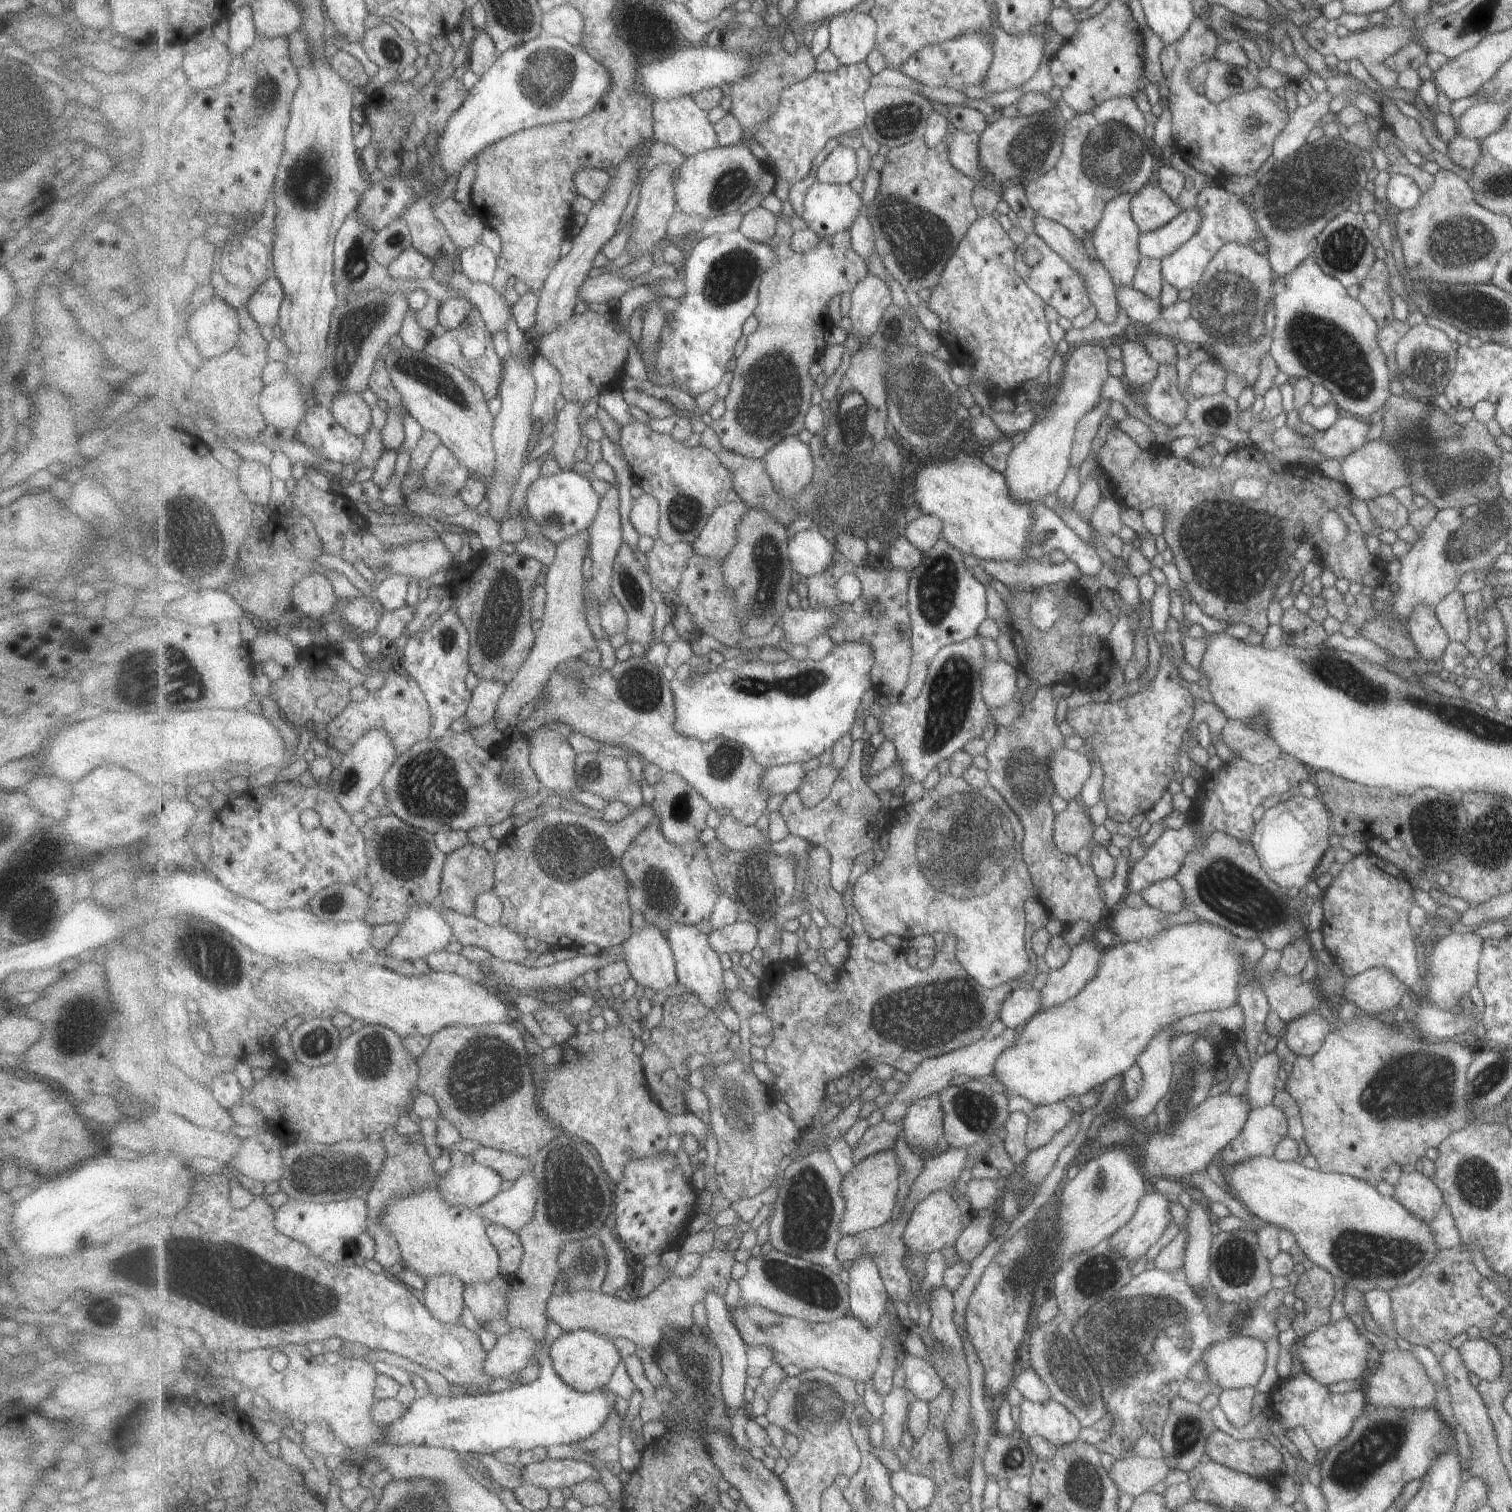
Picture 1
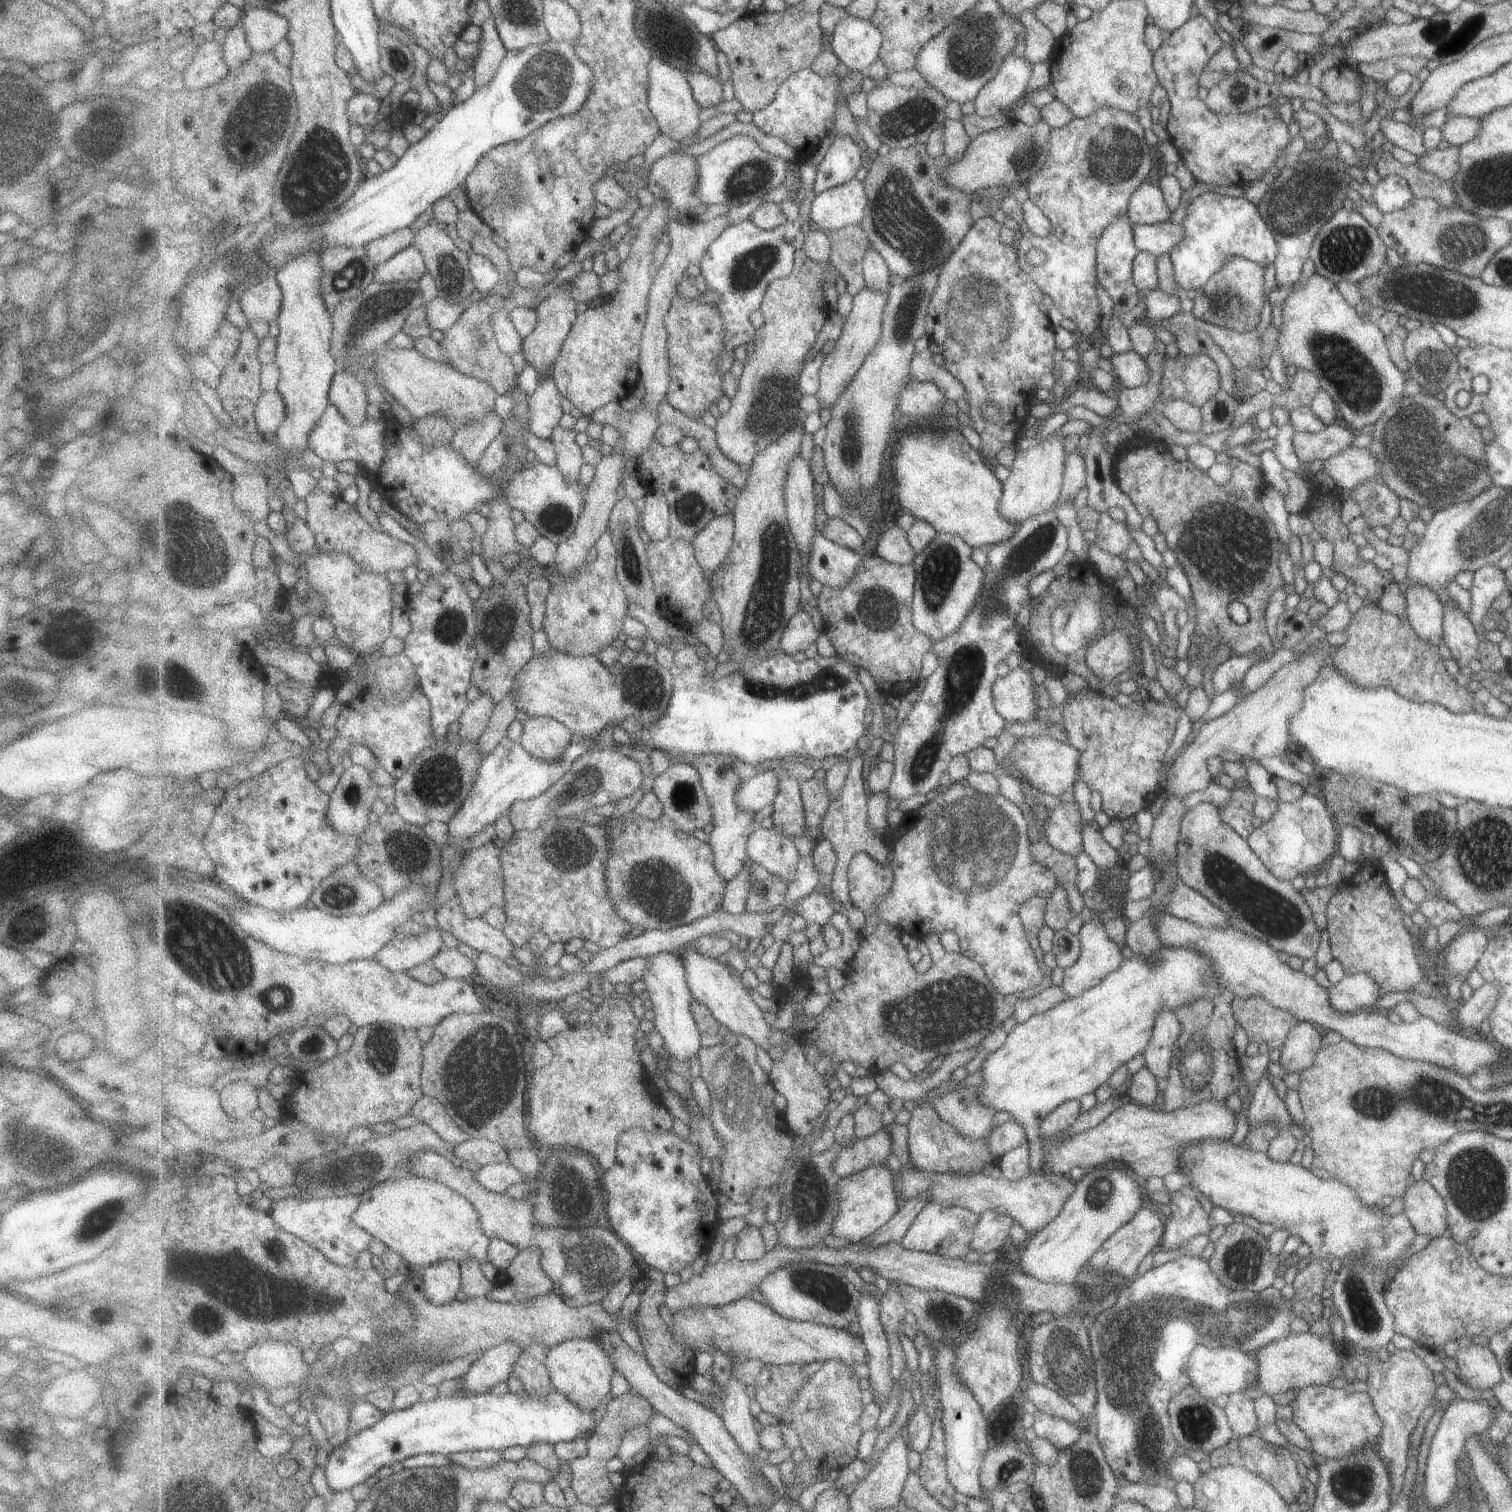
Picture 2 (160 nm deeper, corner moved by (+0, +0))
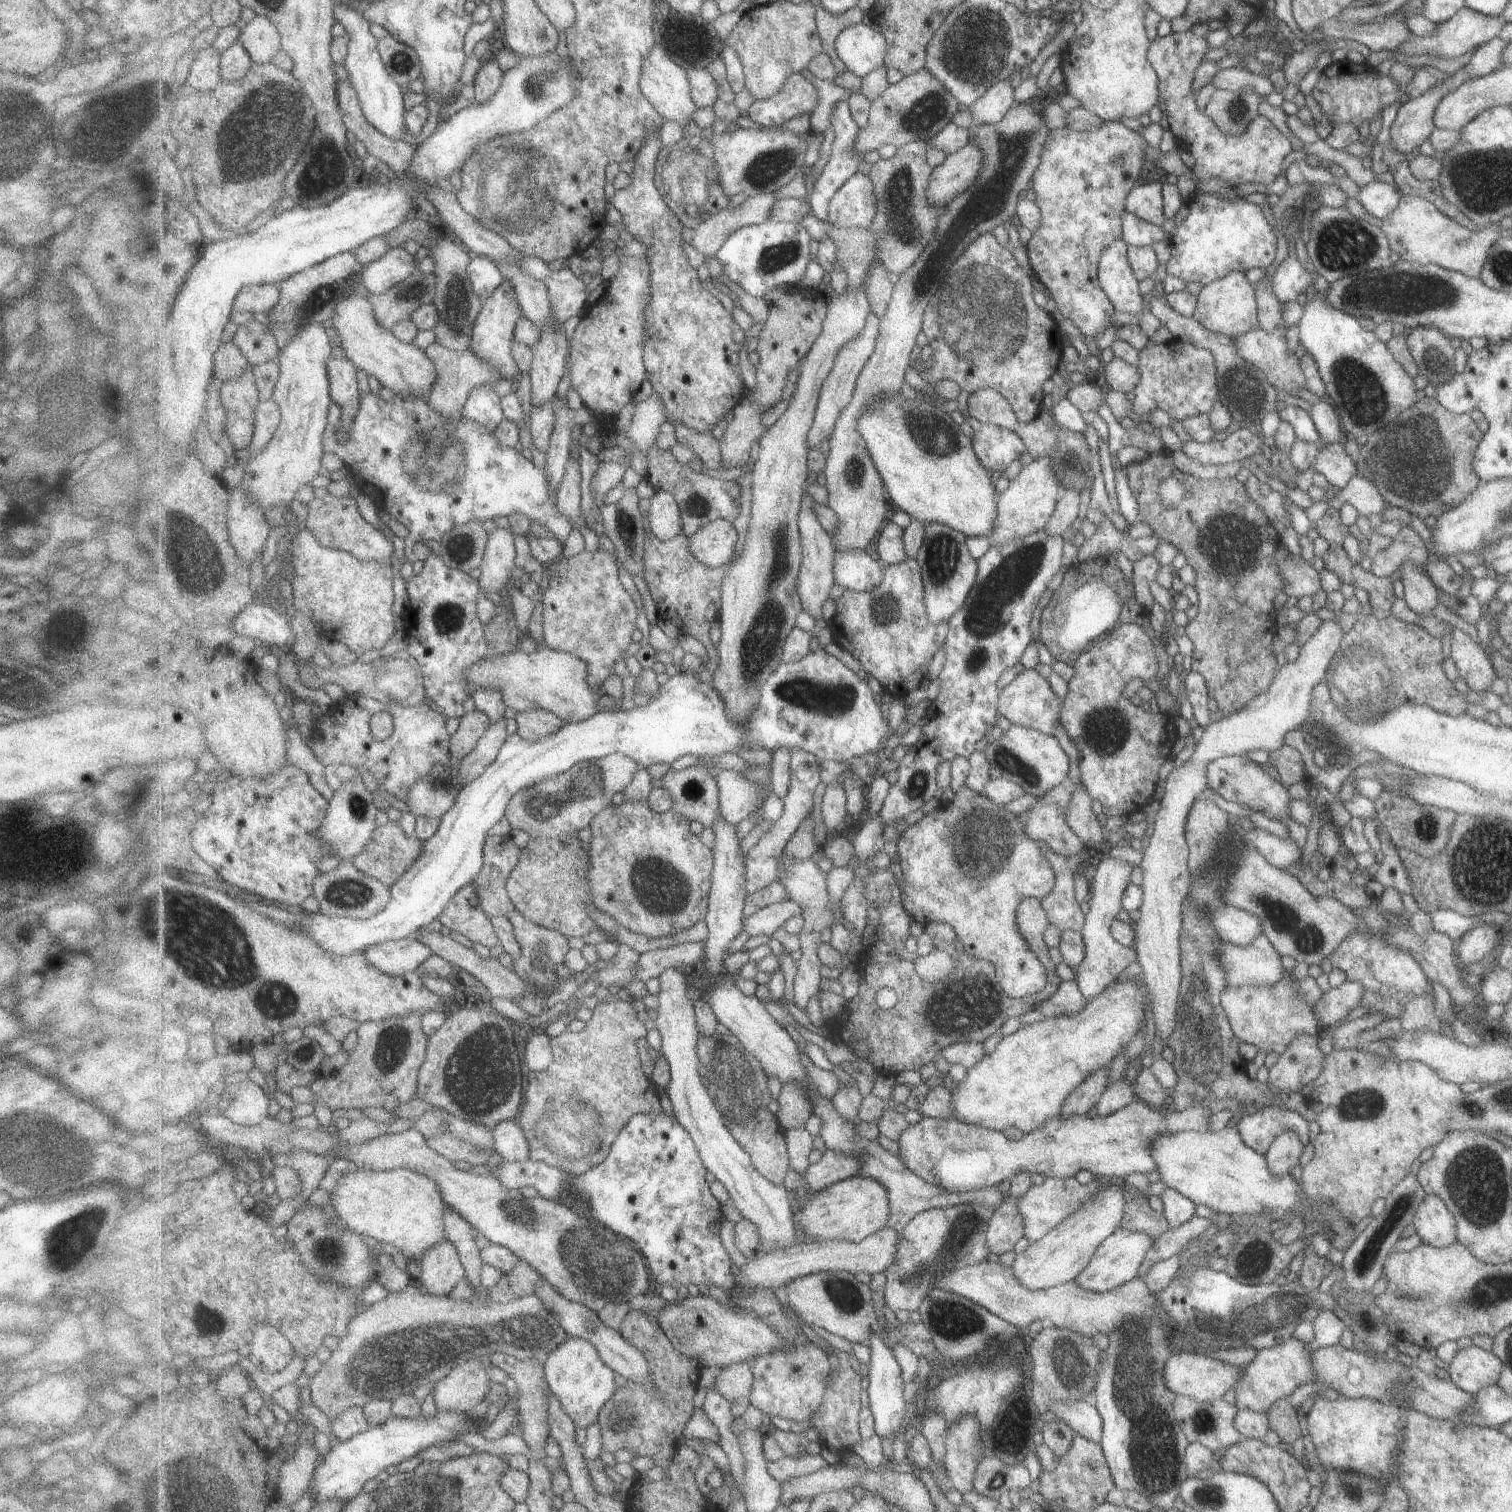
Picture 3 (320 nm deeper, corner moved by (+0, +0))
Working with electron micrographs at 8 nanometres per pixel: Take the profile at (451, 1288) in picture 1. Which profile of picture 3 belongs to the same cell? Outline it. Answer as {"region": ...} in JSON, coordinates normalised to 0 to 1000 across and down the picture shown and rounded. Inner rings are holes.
{"region":[[[297,819],[283,825],[277,835],[277,845],[286,856],[296,858],[308,844],[308,839],[305,835],[304,827]]]}

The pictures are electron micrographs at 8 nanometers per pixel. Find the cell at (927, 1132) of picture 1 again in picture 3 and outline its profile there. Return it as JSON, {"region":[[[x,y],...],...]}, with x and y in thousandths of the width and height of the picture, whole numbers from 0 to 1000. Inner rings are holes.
{"region":[[[751,726],[730,739],[721,736],[706,739],[700,737],[672,755],[663,748],[641,743],[632,739],[611,738],[609,742],[602,743],[596,750],[595,765],[601,774],[630,789],[652,786],[665,780],[669,781],[677,775],[705,780],[714,774],[720,774],[723,778],[733,780],[749,775],[761,775],[764,772],[761,764],[761,755],[763,751],[780,748],[797,748],[800,738],[795,731],[777,735],[772,731],[765,733]]]}

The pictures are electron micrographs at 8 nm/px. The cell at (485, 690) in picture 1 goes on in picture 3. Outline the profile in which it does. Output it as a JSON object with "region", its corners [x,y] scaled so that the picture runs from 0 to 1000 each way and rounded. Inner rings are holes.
{"region":[[[314,468],[304,476],[304,481],[299,486],[298,499],[300,503],[305,503],[315,495],[318,487],[323,484],[325,478],[323,472]]]}

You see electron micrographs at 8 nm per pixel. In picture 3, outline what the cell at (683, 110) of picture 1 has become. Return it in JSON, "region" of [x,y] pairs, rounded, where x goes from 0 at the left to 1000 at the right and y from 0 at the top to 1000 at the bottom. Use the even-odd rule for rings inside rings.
{"region":[[[433,30],[426,41],[426,46],[423,53],[425,62],[432,68],[435,74],[439,79],[448,81],[454,85],[456,80],[458,80],[458,76],[462,72],[458,65],[458,55],[456,53],[454,45],[449,44],[437,30]]]}

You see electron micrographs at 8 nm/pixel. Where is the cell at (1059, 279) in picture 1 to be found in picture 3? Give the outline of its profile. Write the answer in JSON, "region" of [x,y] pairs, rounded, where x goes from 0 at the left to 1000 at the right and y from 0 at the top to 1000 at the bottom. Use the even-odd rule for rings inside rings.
{"region":[[[740,79],[729,80],[724,87],[710,87],[707,84],[699,85],[696,83],[689,102],[688,111],[683,118],[682,124],[689,140],[689,146],[679,163],[681,174],[685,187],[694,193],[702,209],[711,215],[716,224],[720,222],[723,224],[724,220],[731,216],[735,208],[735,201],[733,201],[728,190],[726,189],[724,175],[729,165],[732,165],[741,157],[741,143],[743,140],[743,132],[753,118],[757,97],[758,94],[752,87],[745,85]]]}

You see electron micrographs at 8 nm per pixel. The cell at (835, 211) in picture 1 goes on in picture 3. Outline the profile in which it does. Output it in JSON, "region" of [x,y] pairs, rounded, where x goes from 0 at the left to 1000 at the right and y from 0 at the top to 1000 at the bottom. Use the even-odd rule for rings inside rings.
{"region":[[[567,114],[551,129],[546,146],[554,151],[576,151],[580,141],[581,131],[577,118]]]}

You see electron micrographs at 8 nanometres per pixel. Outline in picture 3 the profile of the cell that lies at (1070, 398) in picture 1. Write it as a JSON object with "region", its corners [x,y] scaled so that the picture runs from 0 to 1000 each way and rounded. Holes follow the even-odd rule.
{"region":[[[687,302],[679,308],[667,319],[666,324],[660,328],[659,347],[654,354],[655,360],[666,360],[669,358],[675,358],[681,353],[691,351],[699,335],[700,319],[694,302]]]}

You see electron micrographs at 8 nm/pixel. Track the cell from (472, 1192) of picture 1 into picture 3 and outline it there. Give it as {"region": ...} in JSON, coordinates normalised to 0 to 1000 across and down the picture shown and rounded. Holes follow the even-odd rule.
{"region":[[[435,735],[419,739],[407,753],[403,765],[397,771],[382,779],[376,778],[368,771],[351,766],[345,768],[334,768],[330,766],[330,770],[323,776],[327,777],[337,786],[352,784],[359,792],[367,795],[376,788],[383,788],[386,790],[388,796],[387,799],[384,799],[384,803],[386,802],[389,806],[396,808],[408,816],[421,821],[422,825],[427,829],[427,832],[429,832],[431,844],[435,849],[442,849],[446,852],[454,851],[455,849],[466,849],[474,851],[479,854],[487,851],[487,837],[476,817],[476,812],[479,808],[478,797],[472,790],[469,790],[469,782],[466,779],[468,772],[464,766],[458,750],[456,750],[445,735],[443,737]]]}

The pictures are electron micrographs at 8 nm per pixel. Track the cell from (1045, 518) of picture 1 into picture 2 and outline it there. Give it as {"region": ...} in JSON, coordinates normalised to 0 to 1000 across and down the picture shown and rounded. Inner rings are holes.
{"region":[[[695,337],[693,339],[688,339],[685,342],[682,342],[679,345],[677,345],[677,347],[673,350],[673,352],[669,354],[669,356],[667,356],[666,357],[653,362],[653,366],[654,373],[651,377],[651,387],[644,403],[642,403],[642,405],[640,406],[640,408],[637,411],[637,413],[636,413],[634,416],[630,418],[630,420],[628,420],[626,422],[620,424],[618,427],[616,429],[617,431],[620,433],[621,438],[620,443],[618,443],[618,444],[614,448],[613,448],[613,452],[612,453],[610,460],[604,465],[603,471],[599,474],[596,480],[595,480],[593,485],[591,487],[589,487],[589,489],[591,489],[591,494],[592,497],[591,504],[591,511],[589,519],[586,522],[586,524],[589,526],[589,528],[592,528],[595,531],[597,530],[597,529],[600,529],[600,528],[603,528],[603,526],[605,526],[605,525],[612,526],[614,525],[614,524],[617,524],[617,522],[618,522],[618,521],[622,519],[621,518],[621,516],[622,516],[622,512],[624,512],[625,509],[627,509],[627,507],[630,505],[630,503],[633,499],[639,499],[640,498],[642,498],[644,495],[650,493],[650,491],[651,491],[651,489],[654,489],[655,487],[659,487],[661,485],[663,484],[666,478],[665,478],[665,476],[659,469],[656,456],[657,453],[659,452],[659,450],[661,447],[661,440],[662,440],[662,439],[666,437],[666,434],[667,434],[669,431],[677,432],[677,422],[675,422],[674,420],[675,417],[674,416],[674,414],[671,414],[671,411],[673,411],[673,409],[674,409],[674,406],[675,406],[675,403],[677,403],[677,399],[683,396],[681,391],[682,384],[683,383],[685,384],[686,381],[687,381],[689,378],[694,378],[699,374],[699,372],[702,370],[702,368],[703,368],[703,366],[704,366],[704,364],[706,364],[706,359],[706,349],[699,343],[699,339],[698,337]]]}

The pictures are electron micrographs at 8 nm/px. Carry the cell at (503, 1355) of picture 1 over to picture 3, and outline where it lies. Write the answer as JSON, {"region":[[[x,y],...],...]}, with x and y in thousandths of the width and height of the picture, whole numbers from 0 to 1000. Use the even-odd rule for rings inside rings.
{"region":[[[323,896],[302,903],[286,918],[289,933],[306,935],[314,931],[323,921],[325,911],[322,906],[326,904]]]}

